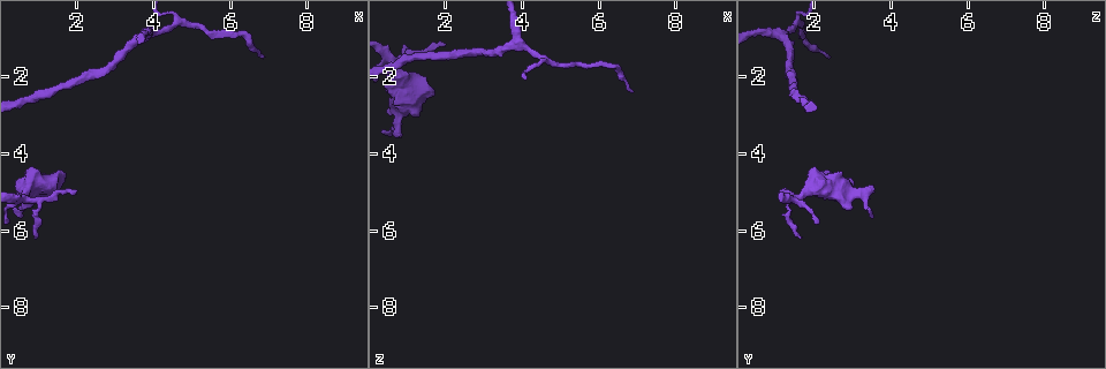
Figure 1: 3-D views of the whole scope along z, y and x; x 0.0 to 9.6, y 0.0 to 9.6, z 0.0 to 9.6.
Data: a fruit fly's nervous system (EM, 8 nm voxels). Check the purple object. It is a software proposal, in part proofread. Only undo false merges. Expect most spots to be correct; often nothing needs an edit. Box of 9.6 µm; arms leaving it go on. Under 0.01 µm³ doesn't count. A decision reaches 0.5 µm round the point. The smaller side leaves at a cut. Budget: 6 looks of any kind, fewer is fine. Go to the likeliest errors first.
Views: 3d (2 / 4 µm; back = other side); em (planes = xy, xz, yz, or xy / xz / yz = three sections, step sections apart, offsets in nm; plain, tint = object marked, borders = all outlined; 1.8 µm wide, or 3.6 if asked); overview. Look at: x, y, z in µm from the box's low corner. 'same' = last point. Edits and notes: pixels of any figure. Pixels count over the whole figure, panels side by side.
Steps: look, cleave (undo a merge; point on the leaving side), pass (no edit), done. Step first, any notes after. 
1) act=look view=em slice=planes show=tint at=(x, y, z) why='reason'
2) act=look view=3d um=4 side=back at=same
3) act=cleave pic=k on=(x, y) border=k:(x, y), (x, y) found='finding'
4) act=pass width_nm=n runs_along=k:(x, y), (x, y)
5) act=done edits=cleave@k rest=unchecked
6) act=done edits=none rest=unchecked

act=look view=em slice=planes show=borders at=(6.30, 0.90, 1.70) why='abrupt turn'

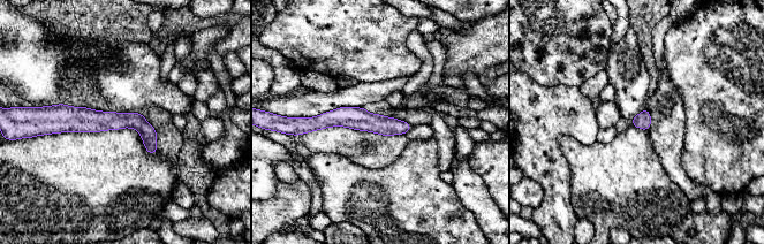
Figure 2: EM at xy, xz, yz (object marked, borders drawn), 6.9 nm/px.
act=pass found='all the same neuron'

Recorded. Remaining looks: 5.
act=look view=3d um=4 at=(0.70, 4.90, 2.35) why='abrupt turn'

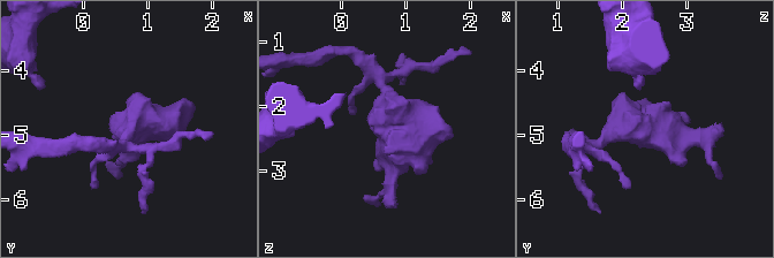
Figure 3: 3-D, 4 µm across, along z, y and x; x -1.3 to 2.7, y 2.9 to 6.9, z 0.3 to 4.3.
act=look view=em um=3.6 slice=planes show=tint at=(0.70, 4.85, 2.25) why='need the tissue'

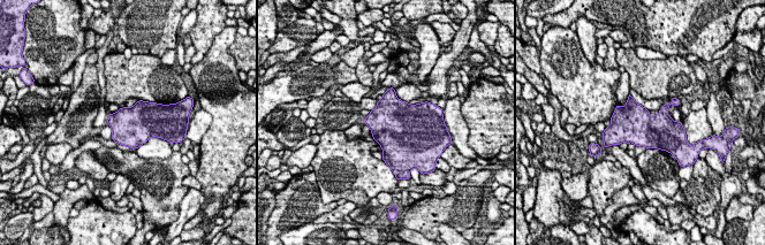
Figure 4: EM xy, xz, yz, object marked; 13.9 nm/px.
act=pass found='all the same neuron'

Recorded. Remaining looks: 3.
act=look view=em slice=xy step=4 show=borders at=(4.55, 0.65, 1.55) why='three-way junction'

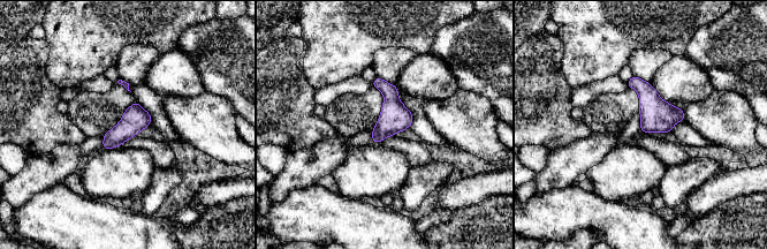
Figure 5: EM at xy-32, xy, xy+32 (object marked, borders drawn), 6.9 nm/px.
act=pass found='all the same neuron'

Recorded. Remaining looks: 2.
act=done edits=none rest=unchecked

